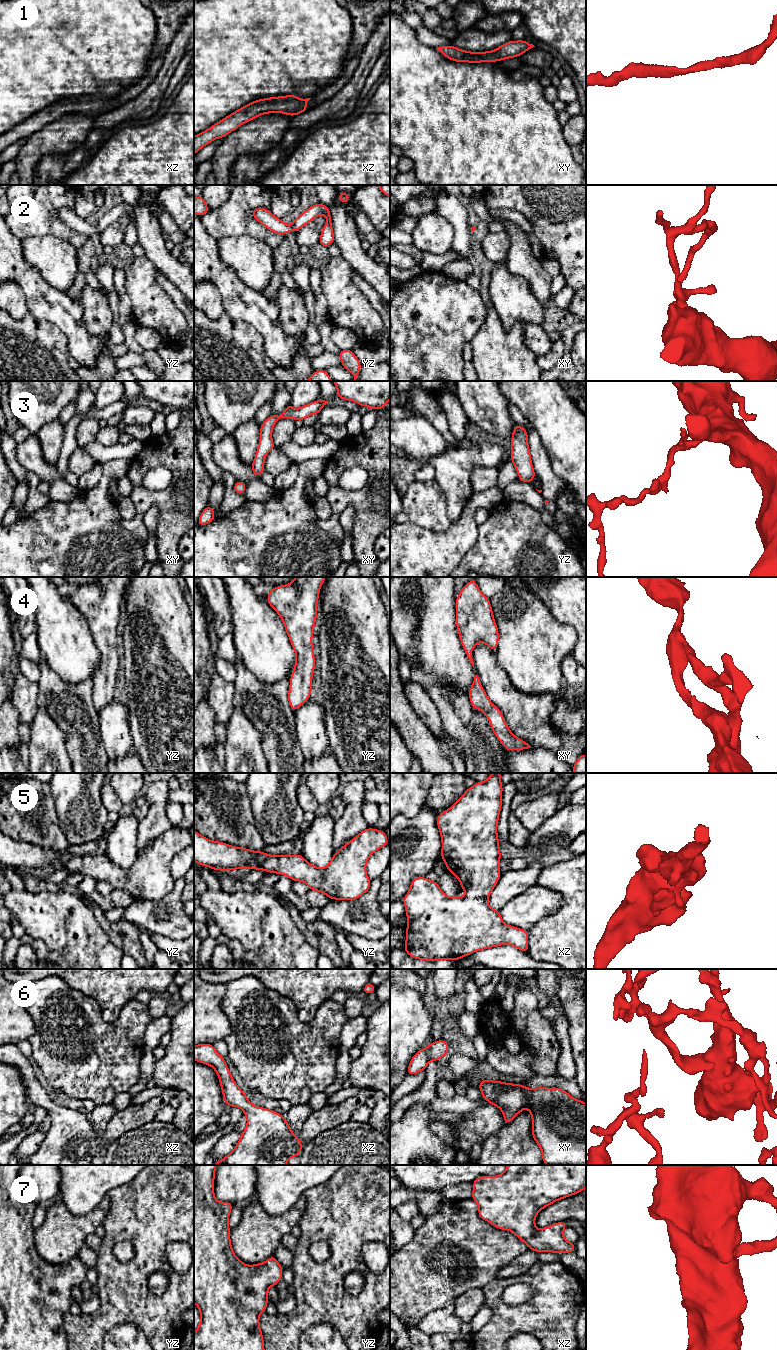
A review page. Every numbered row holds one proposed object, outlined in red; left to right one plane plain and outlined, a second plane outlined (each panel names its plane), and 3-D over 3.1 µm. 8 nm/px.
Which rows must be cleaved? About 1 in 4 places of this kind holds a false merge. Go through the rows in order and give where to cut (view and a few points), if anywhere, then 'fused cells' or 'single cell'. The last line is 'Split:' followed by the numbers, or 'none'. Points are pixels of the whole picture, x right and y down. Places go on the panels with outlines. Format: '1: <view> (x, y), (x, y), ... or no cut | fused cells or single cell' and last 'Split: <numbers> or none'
1: no cut | single cell
2: no cut | single cell
3: no cut | single cell
4: no cut | single cell
5: no cut | single cell
6: no cut | single cell
7: no cut | single cell
Split: none

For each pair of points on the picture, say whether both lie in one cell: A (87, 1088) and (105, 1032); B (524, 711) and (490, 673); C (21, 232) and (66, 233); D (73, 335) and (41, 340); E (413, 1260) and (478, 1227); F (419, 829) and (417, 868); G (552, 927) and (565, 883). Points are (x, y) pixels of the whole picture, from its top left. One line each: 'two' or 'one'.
A: one
B: one
C: one
D: two
E: one
F: one
G: one

